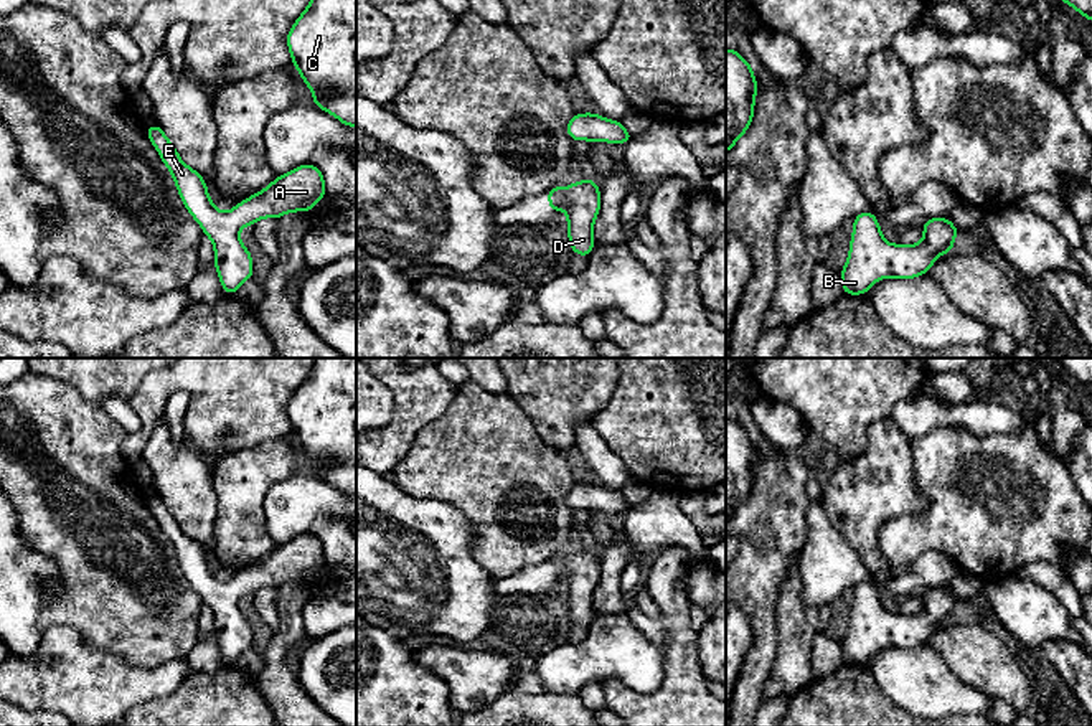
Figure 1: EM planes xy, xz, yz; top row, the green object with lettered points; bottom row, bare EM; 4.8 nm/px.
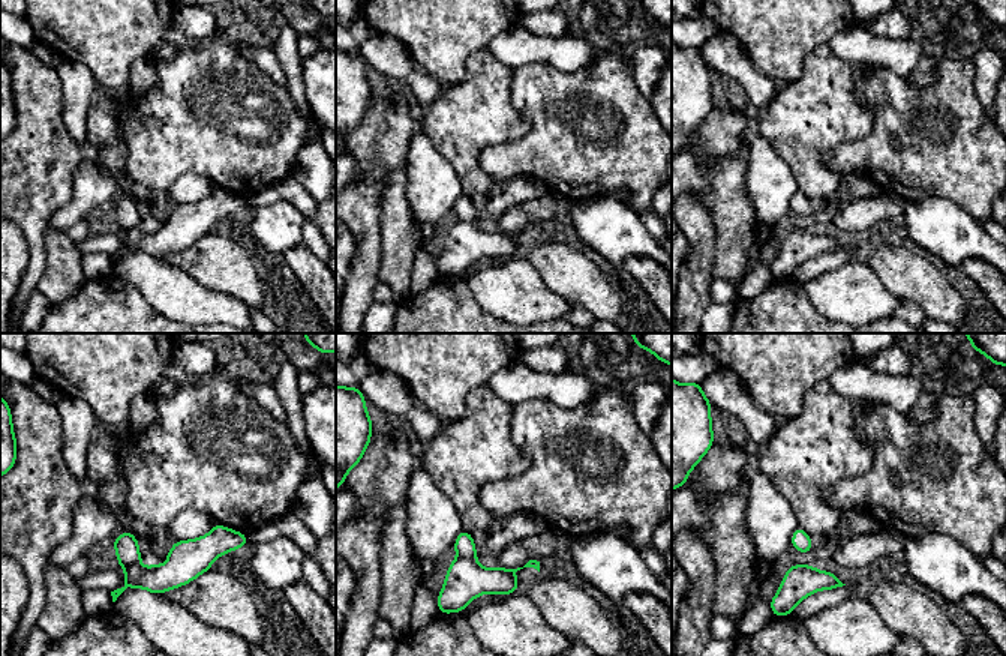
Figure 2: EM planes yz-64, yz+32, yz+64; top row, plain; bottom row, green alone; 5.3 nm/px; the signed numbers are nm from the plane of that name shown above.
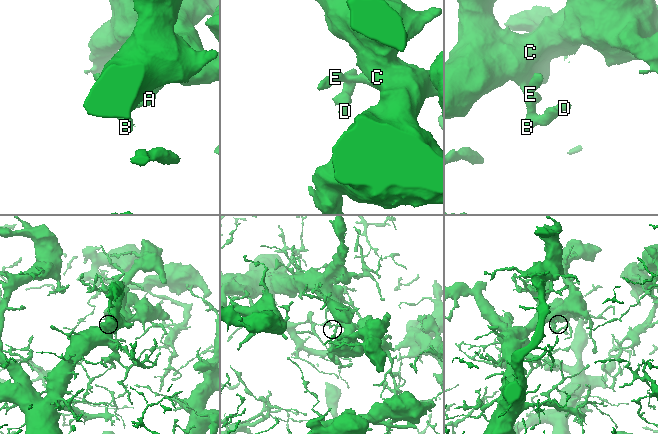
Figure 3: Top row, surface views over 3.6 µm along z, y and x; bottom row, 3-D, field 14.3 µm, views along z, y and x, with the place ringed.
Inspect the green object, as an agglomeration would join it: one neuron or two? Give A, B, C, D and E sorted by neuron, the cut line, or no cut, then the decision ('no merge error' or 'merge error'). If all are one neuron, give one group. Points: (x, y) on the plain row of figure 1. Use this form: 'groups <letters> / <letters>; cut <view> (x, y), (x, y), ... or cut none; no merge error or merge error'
groups A B C D E; cut none; no merge error

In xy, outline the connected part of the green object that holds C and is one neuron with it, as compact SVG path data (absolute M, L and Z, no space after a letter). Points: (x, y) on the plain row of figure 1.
M317 358L287 404L292 434L312 459L310 472L356 497L356 358Z

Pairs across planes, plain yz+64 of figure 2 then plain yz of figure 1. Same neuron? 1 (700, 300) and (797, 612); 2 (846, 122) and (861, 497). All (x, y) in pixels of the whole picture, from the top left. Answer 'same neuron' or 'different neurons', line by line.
1: different neurons
2: same neuron

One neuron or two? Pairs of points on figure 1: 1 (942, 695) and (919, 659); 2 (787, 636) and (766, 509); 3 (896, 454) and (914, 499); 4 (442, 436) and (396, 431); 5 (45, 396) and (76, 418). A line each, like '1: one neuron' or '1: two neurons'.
1: one neuron
2: two neurons
3: one neuron
4: two neurons
5: one neuron

